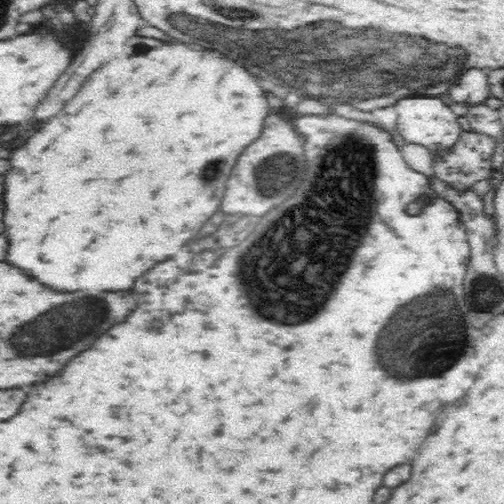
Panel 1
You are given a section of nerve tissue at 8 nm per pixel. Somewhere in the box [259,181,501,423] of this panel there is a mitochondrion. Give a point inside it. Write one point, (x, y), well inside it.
(403, 349)

